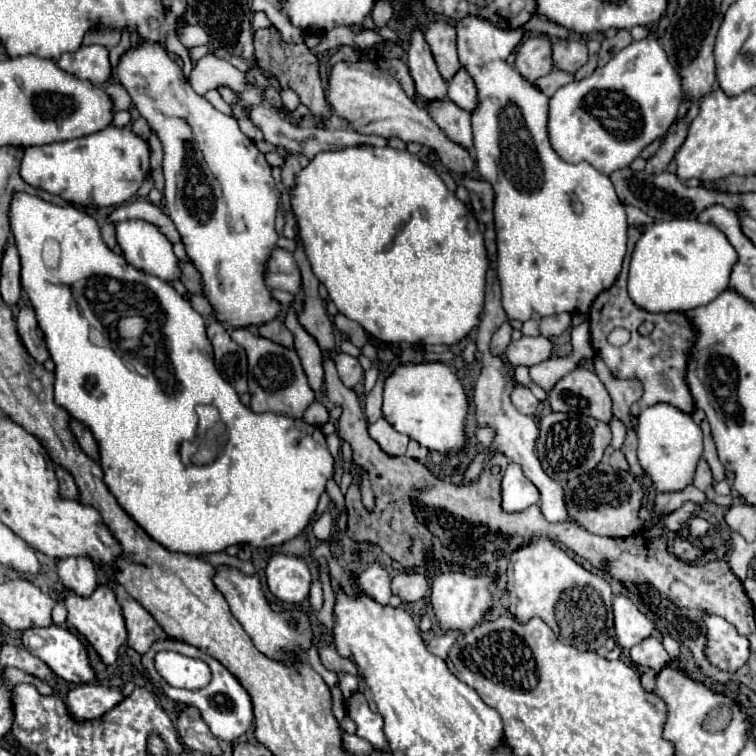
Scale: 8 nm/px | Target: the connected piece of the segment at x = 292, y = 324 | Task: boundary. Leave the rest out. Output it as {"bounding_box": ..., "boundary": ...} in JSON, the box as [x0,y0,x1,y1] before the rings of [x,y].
{"bounding_box":[285,309,323,391],"boundary":[[[289,309],[285,315],[285,325],[287,329],[295,335],[295,347],[301,357],[301,365],[305,369],[305,375],[309,379],[309,385],[313,391],[319,391],[323,385],[323,367],[321,367],[321,349],[315,343],[315,339],[299,325],[295,311]]]}

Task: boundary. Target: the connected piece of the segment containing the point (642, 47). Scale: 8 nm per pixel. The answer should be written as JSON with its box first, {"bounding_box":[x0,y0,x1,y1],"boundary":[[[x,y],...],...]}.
{"bounding_box":[549,35,681,175],"boundary":[[[651,35],[643,41],[633,41],[629,47],[625,47],[623,51],[619,51],[607,65],[595,69],[595,73],[583,81],[573,81],[565,87],[561,87],[553,97],[551,97],[551,103],[549,103],[549,139],[551,139],[551,147],[557,151],[557,155],[561,159],[565,159],[567,163],[581,163],[581,161],[587,161],[591,163],[593,167],[597,167],[597,171],[601,171],[603,175],[611,175],[613,171],[617,169],[623,169],[623,167],[629,167],[633,159],[639,157],[639,153],[651,145],[655,139],[661,139],[667,129],[673,125],[675,117],[677,117],[677,111],[679,111],[679,105],[681,105],[681,79],[677,75],[677,71],[673,69],[673,65],[667,61],[667,55],[663,51],[663,47],[659,45],[659,41]]]}

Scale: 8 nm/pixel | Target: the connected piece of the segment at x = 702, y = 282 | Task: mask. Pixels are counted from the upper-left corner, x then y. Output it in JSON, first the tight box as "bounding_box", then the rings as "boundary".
{"bounding_box":[629,219,737,313],"boundary":[[[673,219],[653,223],[635,245],[629,267],[629,297],[649,313],[689,311],[711,303],[729,289],[729,277],[737,263],[737,251],[713,223]]]}

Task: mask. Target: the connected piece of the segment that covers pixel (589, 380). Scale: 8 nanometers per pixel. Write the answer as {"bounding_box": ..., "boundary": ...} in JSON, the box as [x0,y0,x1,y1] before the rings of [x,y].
{"bounding_box":[549,367,613,423],"boundary":[[[575,367],[569,375],[561,377],[549,393],[549,403],[553,411],[577,411],[605,423],[613,415],[605,385],[585,367]]]}

